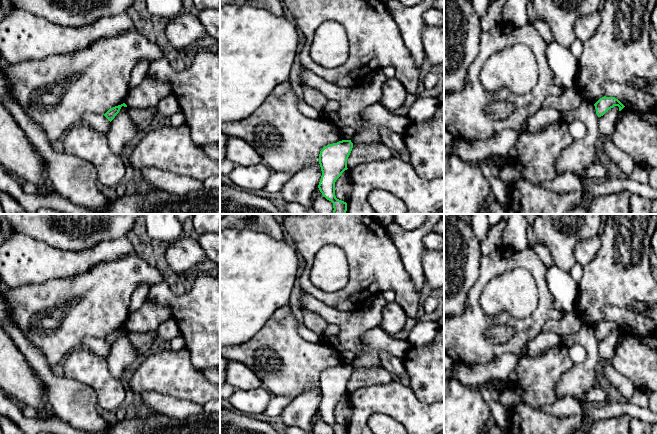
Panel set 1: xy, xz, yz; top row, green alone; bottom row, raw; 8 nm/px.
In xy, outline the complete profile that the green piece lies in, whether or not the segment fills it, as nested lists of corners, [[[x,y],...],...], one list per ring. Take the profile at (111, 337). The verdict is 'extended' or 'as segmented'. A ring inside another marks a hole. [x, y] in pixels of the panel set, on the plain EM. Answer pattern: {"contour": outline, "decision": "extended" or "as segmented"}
{"contour": [[[125,327],[115,330],[111,333],[109,333],[105,338],[103,338],[110,346],[115,342],[115,340],[119,337],[121,331],[127,331]]], "decision": "as segmented"}

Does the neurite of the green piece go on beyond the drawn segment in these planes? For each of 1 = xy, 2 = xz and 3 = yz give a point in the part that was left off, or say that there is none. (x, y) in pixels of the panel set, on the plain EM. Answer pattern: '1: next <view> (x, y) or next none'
1: next none
2: next none
3: next none

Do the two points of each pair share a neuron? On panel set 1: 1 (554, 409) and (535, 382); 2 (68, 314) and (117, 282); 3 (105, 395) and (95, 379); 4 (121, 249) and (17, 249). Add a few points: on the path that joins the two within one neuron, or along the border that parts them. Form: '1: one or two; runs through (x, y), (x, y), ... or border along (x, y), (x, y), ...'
1: two; border along (561, 397), (553, 403), (543, 405), (538, 409)
2: one; runs through (80, 307), (92, 304), (105, 291)
3: one; runs through (105, 391), (99, 383)
4: one; runs through (95, 255), (87, 259), (43, 259)

